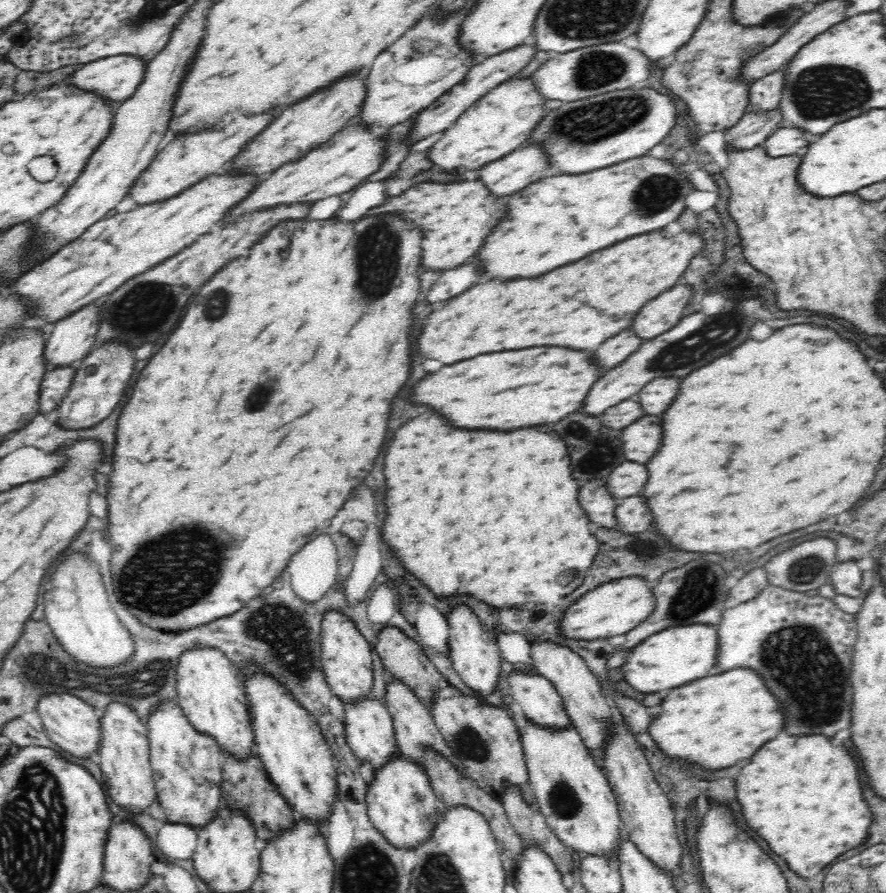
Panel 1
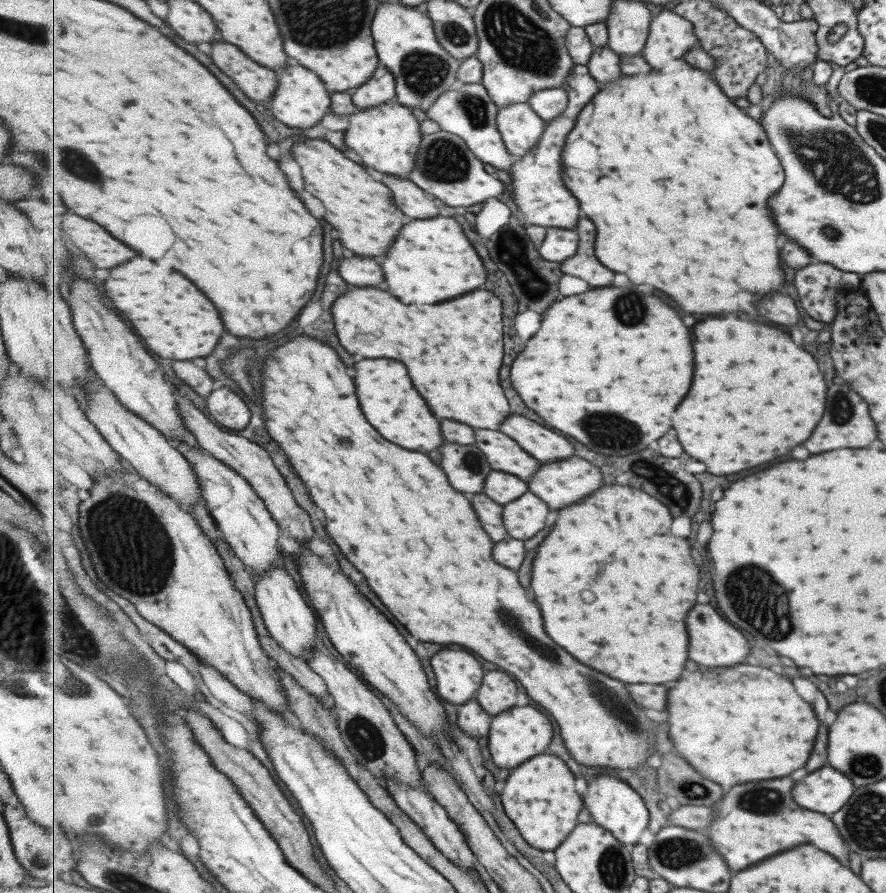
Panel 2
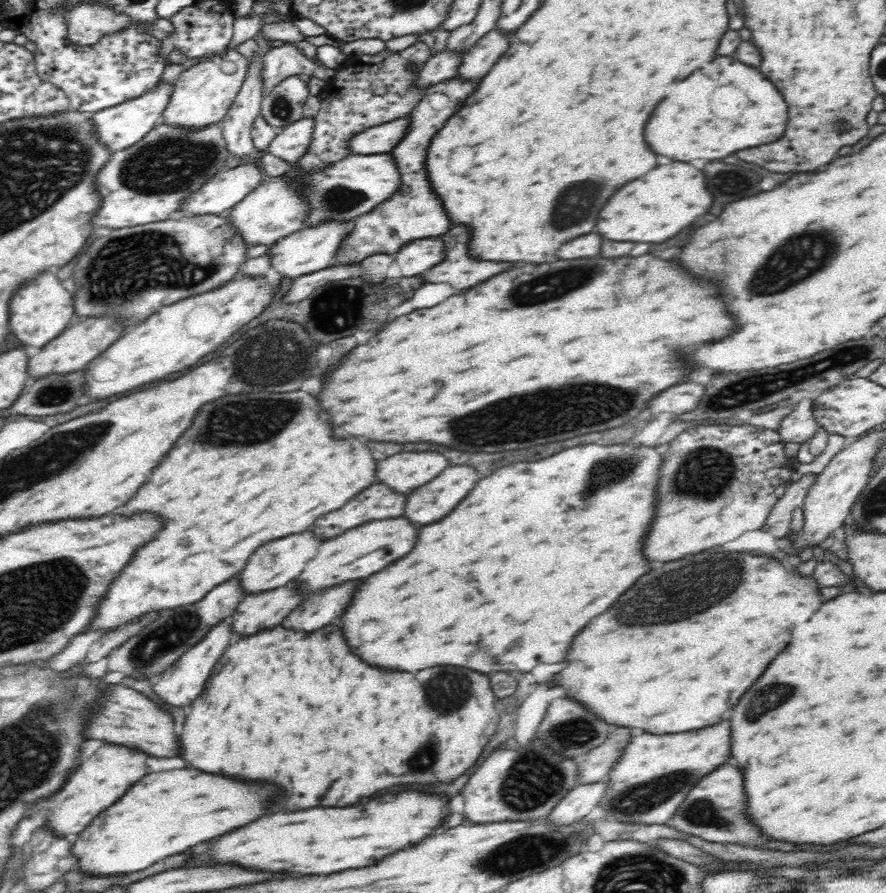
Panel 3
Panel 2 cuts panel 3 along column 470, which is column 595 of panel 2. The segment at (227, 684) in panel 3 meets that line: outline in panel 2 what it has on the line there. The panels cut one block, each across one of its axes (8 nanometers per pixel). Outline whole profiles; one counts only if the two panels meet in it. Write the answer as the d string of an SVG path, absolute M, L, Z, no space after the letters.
M299 336L291 342L287 342L285 346L273 350L267 360L265 360L265 368L263 368L263 408L265 408L265 424L269 434L281 444L281 448L287 452L289 460L293 462L297 474L303 478L303 482L307 484L307 488L311 490L311 496L315 500L315 504L325 512L327 516L327 530L333 536L333 540L341 546L343 554L355 564L355 568L359 572L365 574L365 578L369 580L369 586L373 588L373 592L383 600L383 604L393 612L393 616L419 640L423 642L441 642L441 644L461 644L467 646L475 652L479 652L485 660L495 662L501 670L511 672L529 692L528 696L531 700L537 700L536 705L541 705L551 714L551 716L559 723L562 737L569 746L569 752L587 766L605 766L607 768L625 768L634 770L643 766L647 762L649 756L655 754L655 744L657 744L657 728L653 726L653 722L647 718L647 710L643 710L643 706L639 706L637 702L631 700L629 690L625 688L623 682L609 678L607 674L601 674L585 664L581 664L577 658L573 658L565 648L561 648L557 642L553 642L553 638L545 632L543 626L543 616L539 606L535 606L529 596L527 590L521 586L517 572L513 572L511 568L505 568L501 564L497 564L493 560L493 540L489 538L489 534L481 528L481 522L475 508L471 508L471 502L465 494L457 492L451 482L447 480L447 474L443 472L441 466L437 466L427 454L415 452L415 450L405 450L389 440L385 440L365 418L363 410L361 410L361 402L357 398L357 390L355 390L355 380L349 376L349 368L345 366L345 362L341 360L341 356L335 352L335 348L323 344L321 340L315 340L311 336Z

